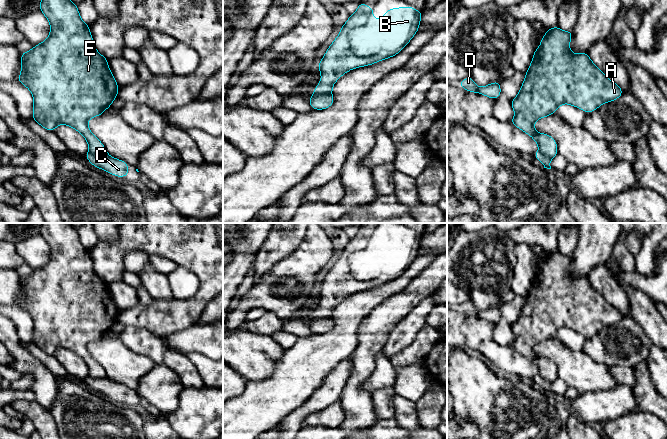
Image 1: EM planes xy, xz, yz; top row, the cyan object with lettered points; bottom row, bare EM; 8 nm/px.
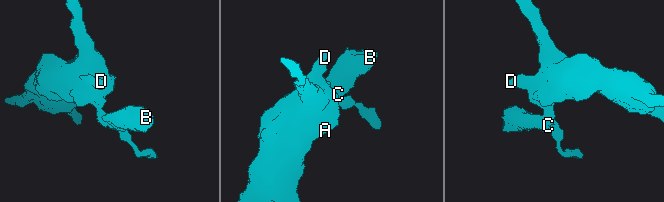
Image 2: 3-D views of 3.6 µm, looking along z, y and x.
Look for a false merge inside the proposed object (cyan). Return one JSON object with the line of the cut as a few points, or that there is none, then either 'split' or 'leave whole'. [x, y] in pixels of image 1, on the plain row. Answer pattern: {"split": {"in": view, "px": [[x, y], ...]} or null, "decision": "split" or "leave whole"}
{"split": {"in": "xy", "px": [[89, 376], [106, 378]]}, "decision": "split"}

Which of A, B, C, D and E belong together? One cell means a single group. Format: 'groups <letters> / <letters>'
groups A D E / B C

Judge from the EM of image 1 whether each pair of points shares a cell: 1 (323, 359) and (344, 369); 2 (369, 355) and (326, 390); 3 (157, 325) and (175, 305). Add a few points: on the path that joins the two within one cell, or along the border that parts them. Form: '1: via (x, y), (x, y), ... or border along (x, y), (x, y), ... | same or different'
1: border along (351, 355), (342, 360), (322, 383) | different
2: border along (352, 356), (349, 378), (341, 393) | different
3: via (157, 319), (169, 307) | same

